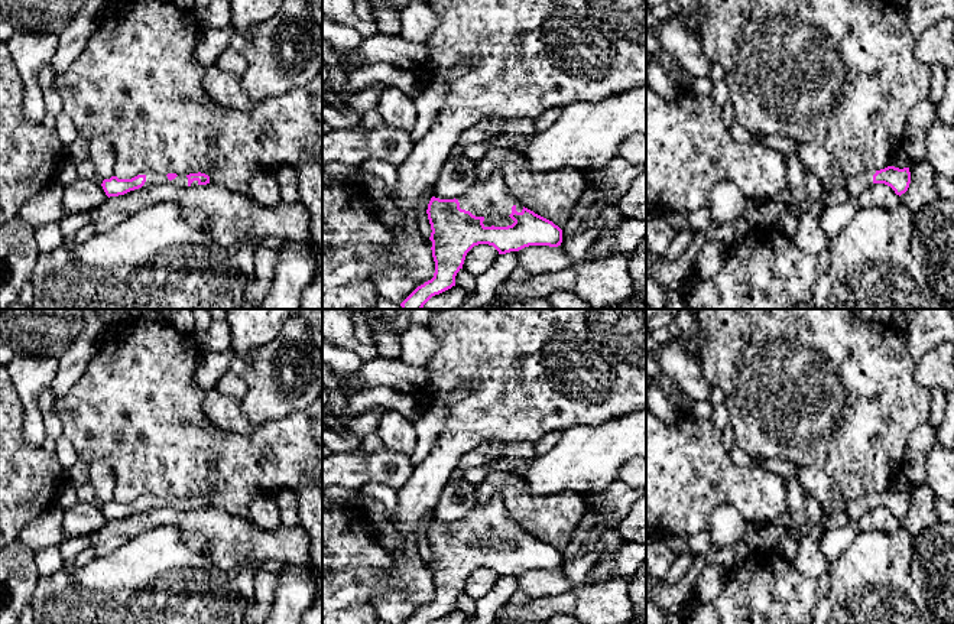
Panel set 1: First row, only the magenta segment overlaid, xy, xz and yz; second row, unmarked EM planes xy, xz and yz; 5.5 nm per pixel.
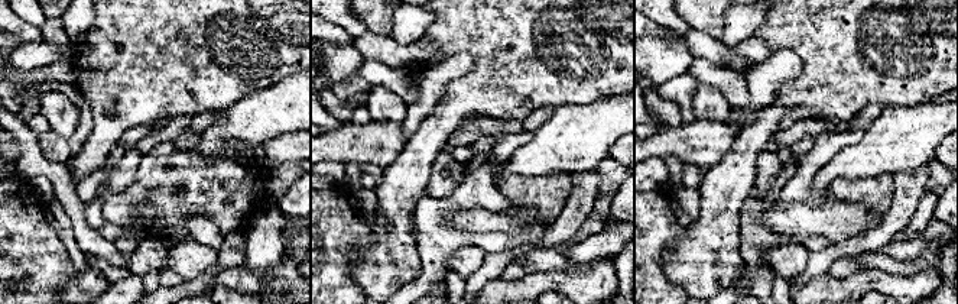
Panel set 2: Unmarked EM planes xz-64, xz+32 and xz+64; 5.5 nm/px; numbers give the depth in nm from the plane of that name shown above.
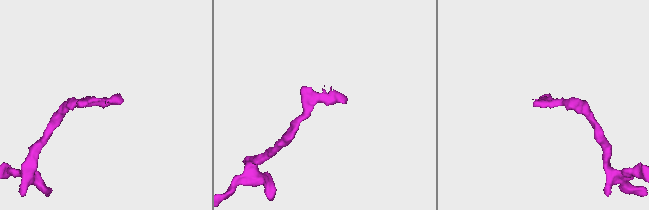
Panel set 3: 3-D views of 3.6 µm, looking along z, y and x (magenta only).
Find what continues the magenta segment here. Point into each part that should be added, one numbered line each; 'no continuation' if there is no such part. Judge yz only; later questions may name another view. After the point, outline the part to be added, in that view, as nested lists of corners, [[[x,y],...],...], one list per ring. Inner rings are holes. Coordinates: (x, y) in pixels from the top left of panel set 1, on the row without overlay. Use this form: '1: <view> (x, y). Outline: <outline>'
1: yz (856, 509). Outline: [[[876,494],[873,495],[864,495],[864,497],[857,497],[854,500],[850,500],[848,504],[847,504],[847,516],[859,523],[859,520],[867,514],[869,511],[872,511],[874,507],[873,507],[873,498],[876,497]]]

